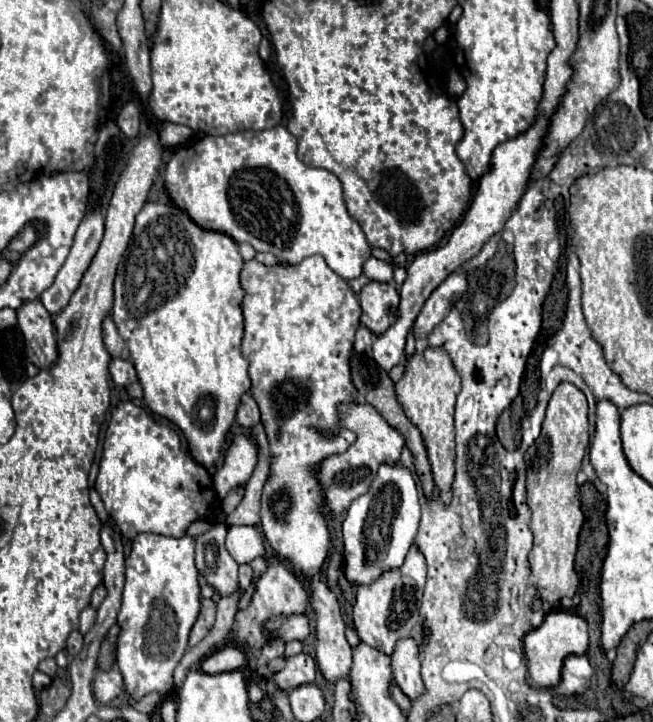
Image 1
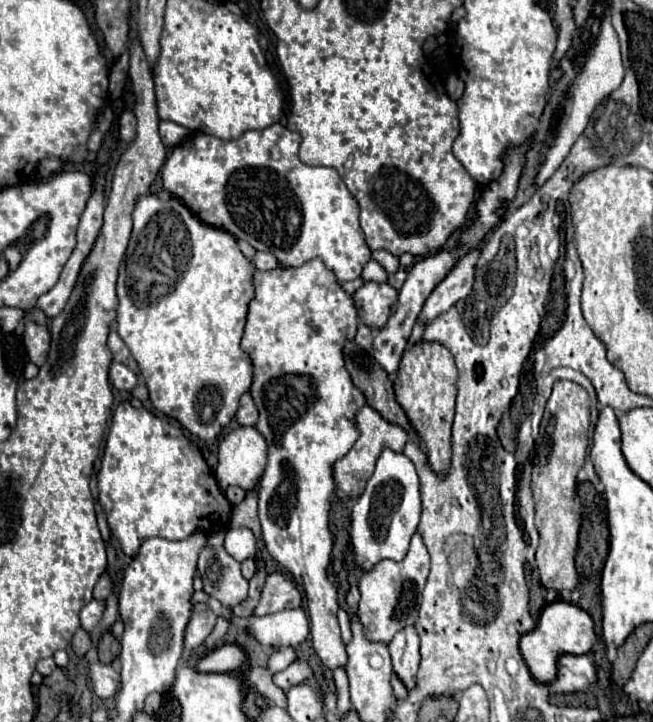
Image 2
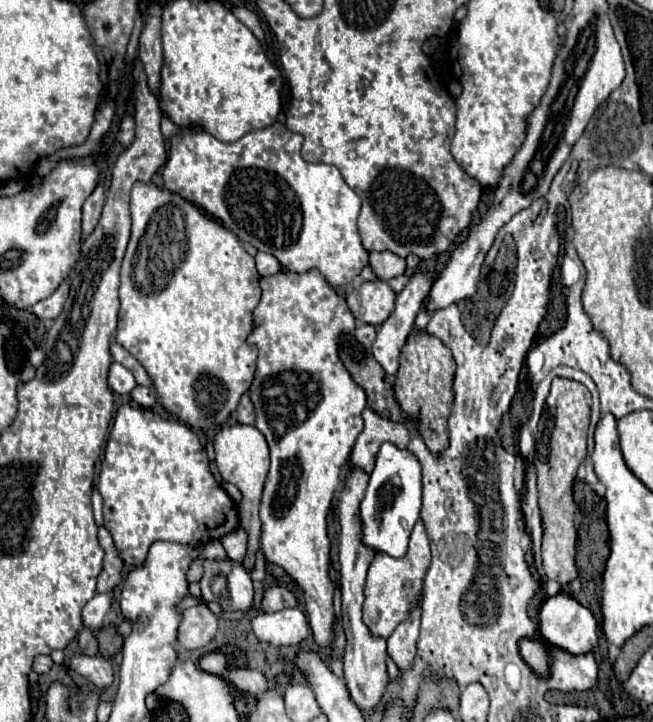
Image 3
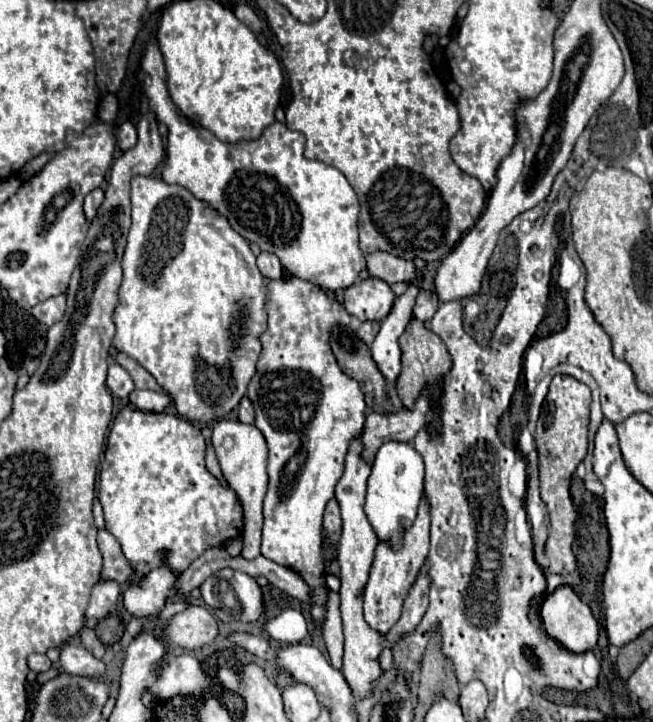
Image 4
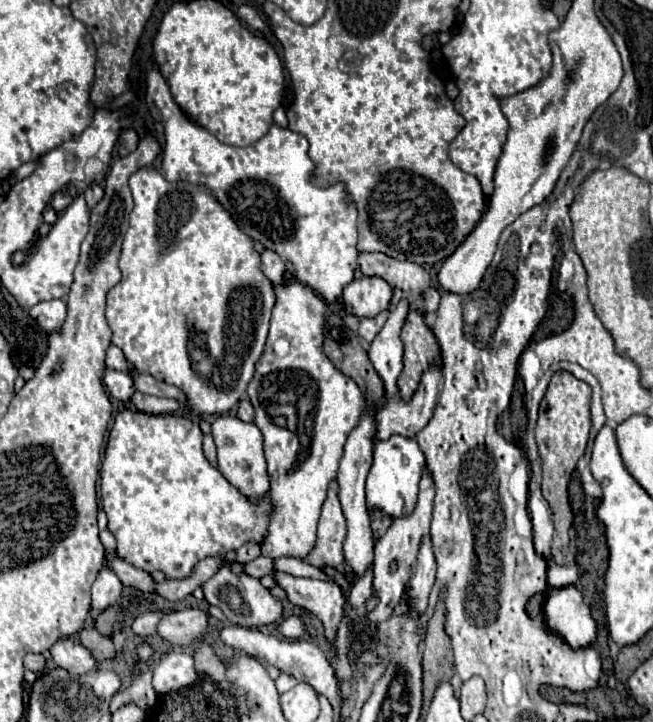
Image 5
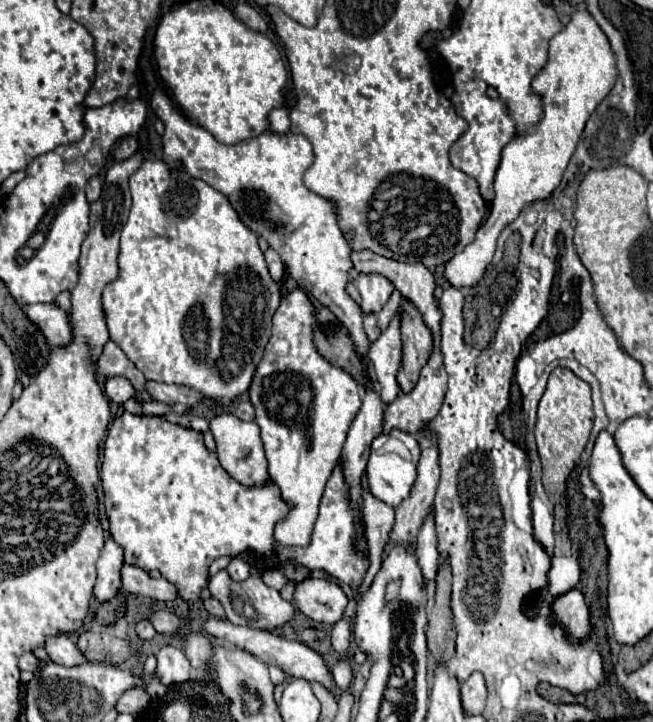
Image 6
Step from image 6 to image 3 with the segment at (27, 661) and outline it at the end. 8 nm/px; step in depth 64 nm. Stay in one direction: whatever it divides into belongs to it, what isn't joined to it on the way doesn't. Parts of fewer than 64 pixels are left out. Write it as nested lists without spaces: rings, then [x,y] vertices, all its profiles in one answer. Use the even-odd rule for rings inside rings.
[[[36,656],[34,658],[34,664],[32,664],[32,670],[38,672],[38,674],[46,674],[50,668],[52,668],[52,658],[50,656]]]

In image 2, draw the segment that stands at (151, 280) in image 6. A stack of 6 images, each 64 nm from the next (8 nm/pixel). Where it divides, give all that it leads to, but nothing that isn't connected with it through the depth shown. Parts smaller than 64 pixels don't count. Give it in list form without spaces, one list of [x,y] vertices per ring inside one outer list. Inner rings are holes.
[[[142,194],[136,198],[134,210],[132,210],[132,220],[134,220],[134,230],[132,230],[132,238],[126,250],[126,256],[120,264],[120,276],[118,276],[118,316],[116,316],[116,332],[118,336],[124,340],[124,344],[128,346],[128,350],[132,352],[134,360],[138,362],[140,370],[142,370],[142,378],[148,386],[150,392],[150,402],[154,404],[156,410],[160,410],[162,414],[178,420],[192,436],[200,438],[202,444],[202,452],[204,456],[208,456],[208,446],[216,442],[216,438],[220,436],[222,428],[232,420],[232,416],[238,410],[238,400],[244,392],[250,390],[252,384],[252,362],[248,358],[248,354],[240,348],[240,340],[244,334],[244,326],[246,326],[246,312],[248,312],[248,304],[254,298],[254,284],[252,284],[252,276],[254,276],[254,264],[240,252],[236,238],[220,228],[214,228],[206,222],[202,222],[188,206],[184,206],[178,198],[170,196],[166,200],[158,198],[156,194]]]

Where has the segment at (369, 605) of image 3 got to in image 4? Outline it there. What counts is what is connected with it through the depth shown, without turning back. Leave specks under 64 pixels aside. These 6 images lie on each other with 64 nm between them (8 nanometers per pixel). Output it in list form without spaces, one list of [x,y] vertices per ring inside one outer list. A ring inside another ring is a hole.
[[[422,496],[418,516],[412,526],[404,528],[404,540],[400,548],[392,548],[390,544],[380,542],[376,546],[376,558],[372,562],[370,570],[370,580],[364,590],[364,620],[372,630],[378,630],[380,634],[386,634],[400,618],[404,598],[414,584],[416,574],[420,572],[422,564],[428,558],[428,534],[430,534],[430,512],[428,512],[428,498]]]

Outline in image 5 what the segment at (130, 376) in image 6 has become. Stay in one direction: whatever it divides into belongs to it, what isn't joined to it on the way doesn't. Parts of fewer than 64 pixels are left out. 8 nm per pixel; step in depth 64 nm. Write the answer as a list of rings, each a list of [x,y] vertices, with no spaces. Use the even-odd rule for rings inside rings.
[[[110,344],[108,350],[106,350],[106,368],[116,368],[120,372],[128,372],[130,376],[136,374],[136,368],[124,358],[122,350],[118,346],[114,346],[114,344]]]

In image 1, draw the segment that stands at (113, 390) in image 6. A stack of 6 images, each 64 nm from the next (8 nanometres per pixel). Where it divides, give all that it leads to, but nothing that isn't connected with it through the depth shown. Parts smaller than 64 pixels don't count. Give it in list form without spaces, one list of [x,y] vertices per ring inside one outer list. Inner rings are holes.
[[[114,358],[110,362],[110,376],[112,376],[114,384],[118,384],[118,386],[130,386],[138,380],[134,364],[126,362],[126,360],[120,360],[120,358]]]

